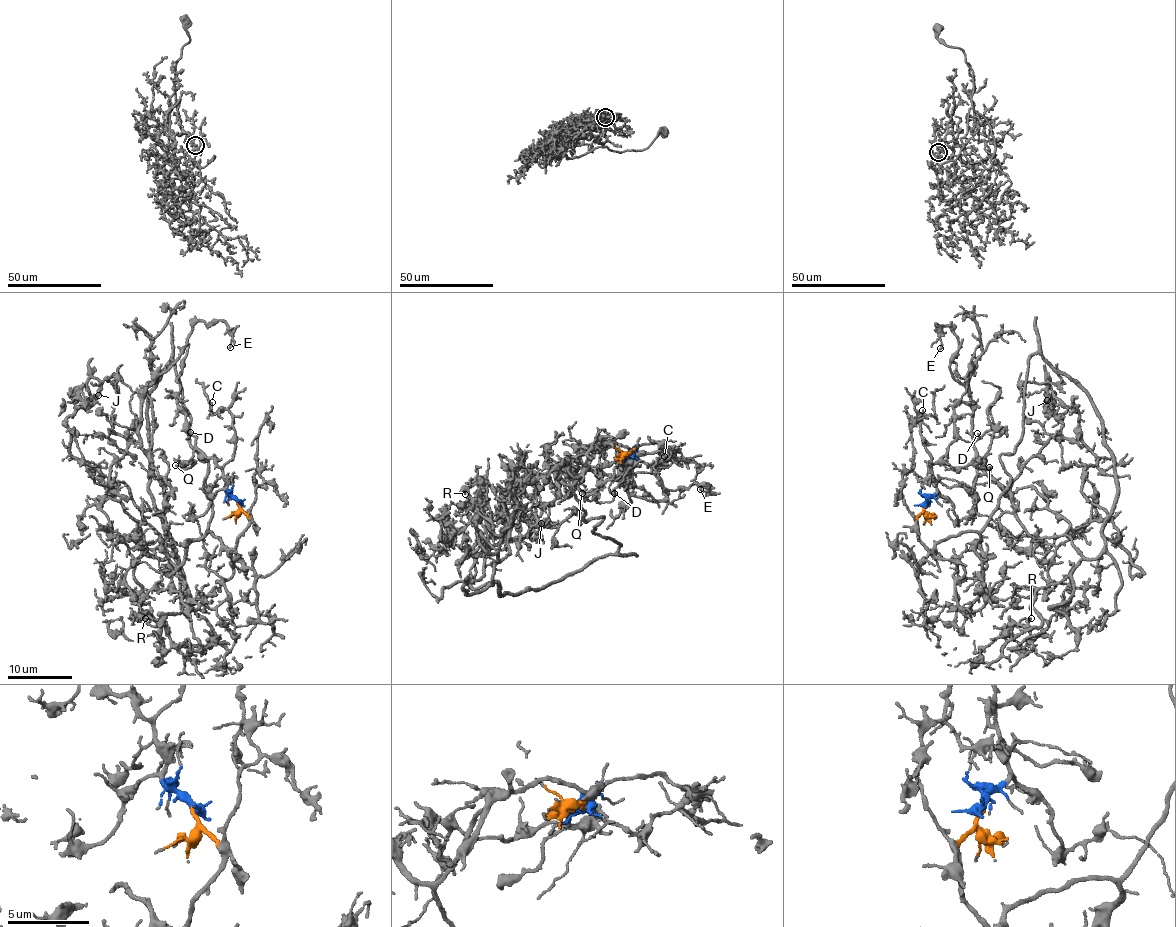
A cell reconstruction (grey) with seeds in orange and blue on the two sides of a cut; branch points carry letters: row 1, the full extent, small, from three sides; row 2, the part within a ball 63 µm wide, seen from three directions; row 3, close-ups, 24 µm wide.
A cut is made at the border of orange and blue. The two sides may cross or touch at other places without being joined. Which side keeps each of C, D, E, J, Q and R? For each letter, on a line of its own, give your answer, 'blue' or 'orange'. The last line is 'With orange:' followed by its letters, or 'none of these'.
C: blue
D: blue
E: orange
J: orange
Q: blue
R: orange
With orange: E, J, R

